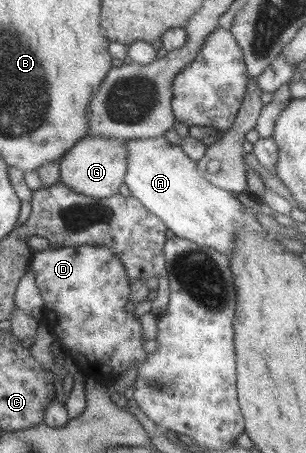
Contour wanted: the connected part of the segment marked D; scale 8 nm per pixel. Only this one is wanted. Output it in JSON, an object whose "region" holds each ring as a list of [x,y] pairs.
{"region":[[[78,245],[59,249],[47,248],[43,251],[32,252],[30,257],[31,260],[29,266],[32,272],[34,272],[34,282],[36,282],[36,287],[42,296],[45,308],[44,318],[42,321],[54,339],[59,343],[64,356],[68,356],[71,359],[71,361],[76,365],[77,370],[84,375],[86,379],[92,378],[101,384],[111,384],[115,381],[112,379],[112,376],[121,377],[122,373],[125,372],[129,366],[134,365],[137,367],[140,362],[144,362],[144,358],[146,358],[146,354],[148,353],[146,353],[142,348],[142,344],[146,340],[143,337],[143,329],[139,323],[139,319],[133,317],[132,314],[129,314],[128,311],[124,310],[124,305],[126,305],[130,299],[130,281],[126,276],[124,265],[122,265],[120,260],[118,260],[108,249],[100,248],[96,245]]]}

